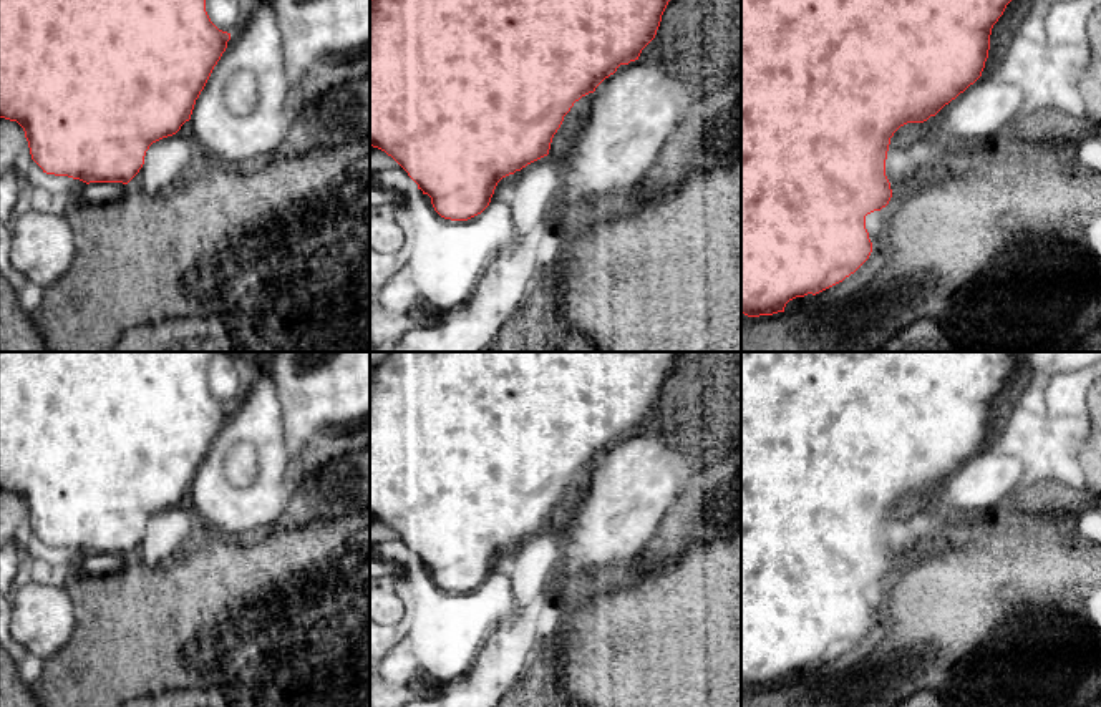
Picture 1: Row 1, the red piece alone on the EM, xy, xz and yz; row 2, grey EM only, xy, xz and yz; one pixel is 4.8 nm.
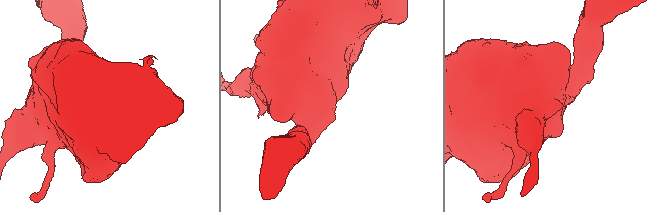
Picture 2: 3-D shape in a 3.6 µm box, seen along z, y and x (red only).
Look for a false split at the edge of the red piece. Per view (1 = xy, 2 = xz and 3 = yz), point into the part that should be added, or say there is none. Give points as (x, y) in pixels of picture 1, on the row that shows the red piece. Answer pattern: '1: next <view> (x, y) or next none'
1: next none
2: next none
3: next none

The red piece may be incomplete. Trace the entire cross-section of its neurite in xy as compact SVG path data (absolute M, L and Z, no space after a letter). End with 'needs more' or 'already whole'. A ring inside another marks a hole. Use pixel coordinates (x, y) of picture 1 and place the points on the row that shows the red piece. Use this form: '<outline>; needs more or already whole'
M0 0L0 118L17 121L32 159L46 174L90 183L128 184L143 168L149 146L176 134L191 119L196 100L227 48L230 33L219 30L206 12L206 0Z; already whole

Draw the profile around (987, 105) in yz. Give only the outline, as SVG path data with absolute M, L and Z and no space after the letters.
M980 76L937 115L937 123L958 138L983 138L1010 124L1018 115L1021 91Z

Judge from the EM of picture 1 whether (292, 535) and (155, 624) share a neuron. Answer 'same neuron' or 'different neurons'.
same neuron

